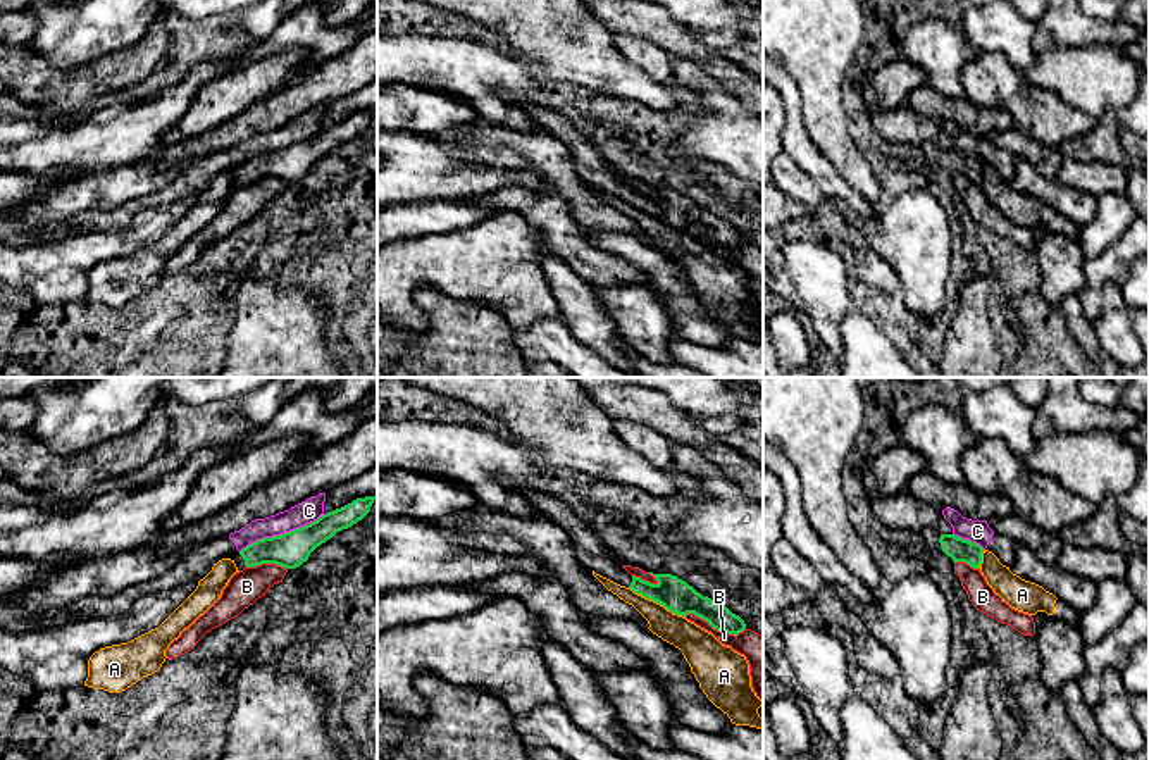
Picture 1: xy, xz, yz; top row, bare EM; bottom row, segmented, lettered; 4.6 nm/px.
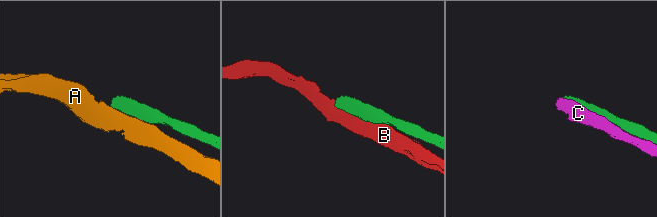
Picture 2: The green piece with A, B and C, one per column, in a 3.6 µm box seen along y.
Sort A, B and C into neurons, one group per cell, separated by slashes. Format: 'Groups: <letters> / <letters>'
Groups: A / B / C

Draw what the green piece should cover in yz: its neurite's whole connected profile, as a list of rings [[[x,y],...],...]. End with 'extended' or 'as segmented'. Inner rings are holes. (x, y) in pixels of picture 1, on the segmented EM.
[[[941,534],[939,538],[942,551],[953,558],[953,562],[965,562],[973,569],[980,569],[984,548],[968,539],[954,534]]] | as segmented

